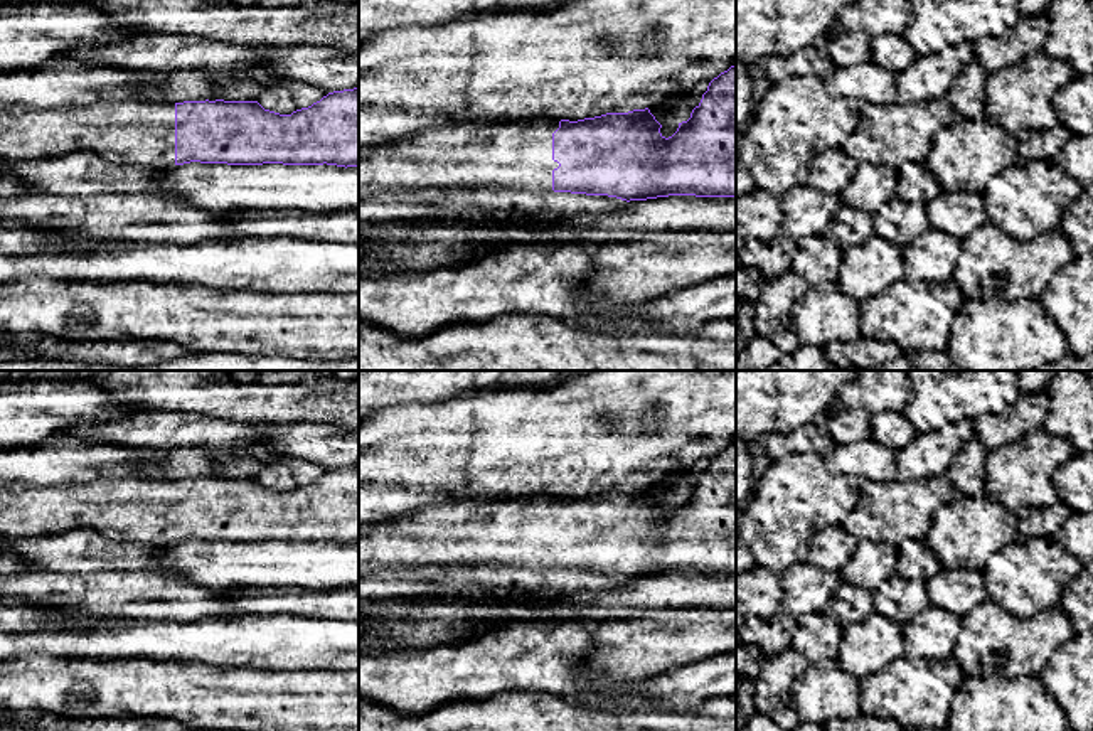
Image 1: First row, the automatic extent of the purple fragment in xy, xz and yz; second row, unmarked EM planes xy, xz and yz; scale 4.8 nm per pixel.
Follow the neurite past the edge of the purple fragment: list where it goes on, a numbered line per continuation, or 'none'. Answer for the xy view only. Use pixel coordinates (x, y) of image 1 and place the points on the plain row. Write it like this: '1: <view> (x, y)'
1: xy (133, 509)

